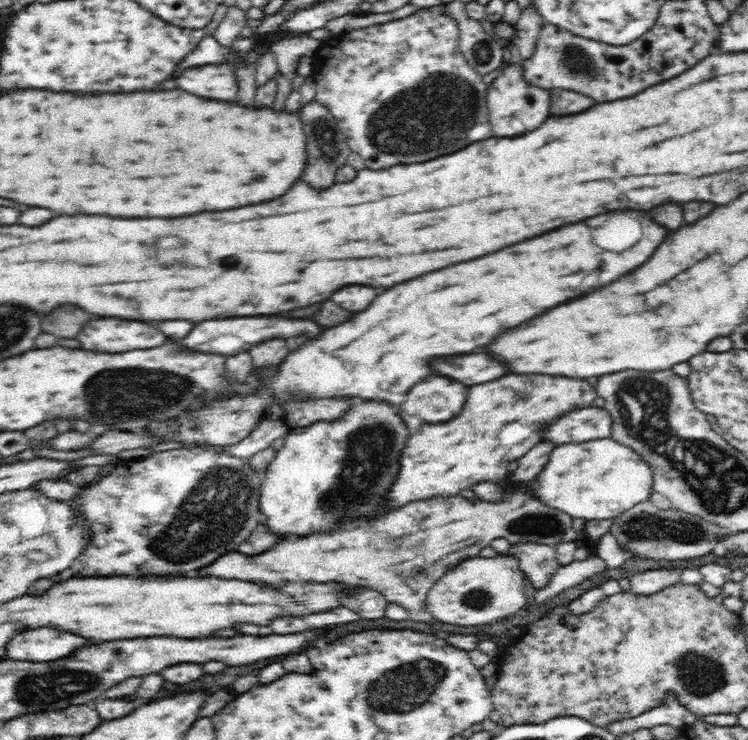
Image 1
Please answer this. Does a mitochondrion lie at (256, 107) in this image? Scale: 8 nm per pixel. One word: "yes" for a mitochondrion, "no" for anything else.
no

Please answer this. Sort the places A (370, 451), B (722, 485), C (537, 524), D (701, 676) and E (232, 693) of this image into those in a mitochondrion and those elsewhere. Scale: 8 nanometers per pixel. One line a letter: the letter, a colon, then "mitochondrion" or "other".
A: mitochondrion
B: mitochondrion
C: mitochondrion
D: mitochondrion
E: other

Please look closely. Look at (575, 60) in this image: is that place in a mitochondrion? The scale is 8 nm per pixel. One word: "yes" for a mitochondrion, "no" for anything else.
yes

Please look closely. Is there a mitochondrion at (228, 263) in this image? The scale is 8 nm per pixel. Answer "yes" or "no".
no

